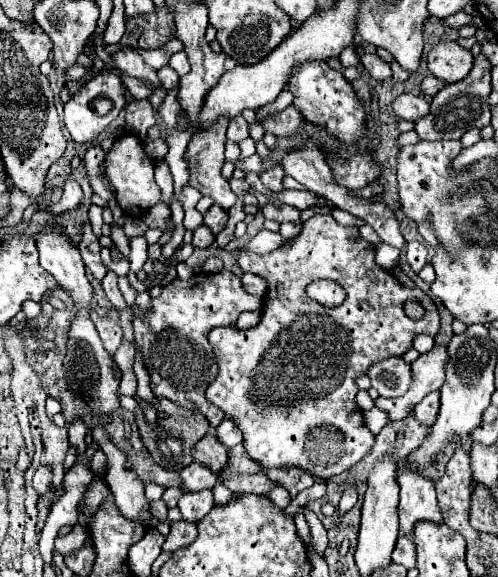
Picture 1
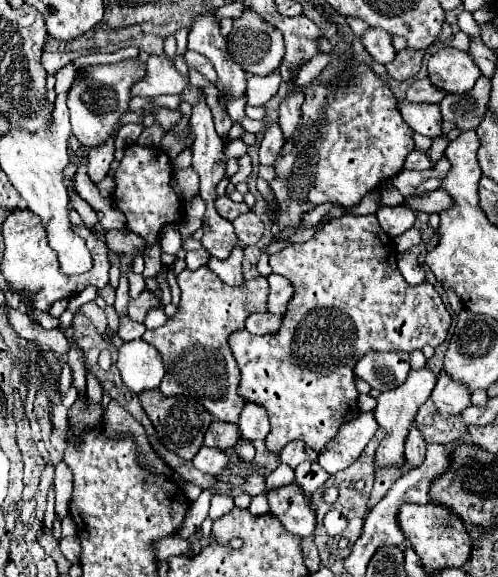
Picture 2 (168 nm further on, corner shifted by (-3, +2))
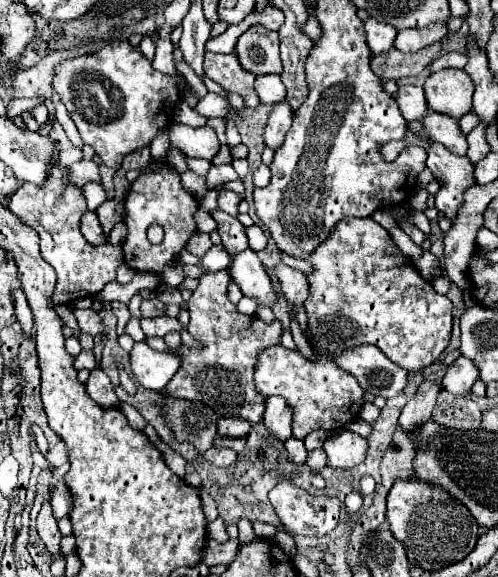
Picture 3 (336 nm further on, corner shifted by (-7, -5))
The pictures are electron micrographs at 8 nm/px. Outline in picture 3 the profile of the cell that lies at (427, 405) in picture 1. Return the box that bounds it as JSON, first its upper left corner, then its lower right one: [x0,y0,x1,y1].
[443,357,479,395]

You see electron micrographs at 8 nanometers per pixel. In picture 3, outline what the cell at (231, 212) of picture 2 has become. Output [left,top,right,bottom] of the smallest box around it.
[219,189,241,217]

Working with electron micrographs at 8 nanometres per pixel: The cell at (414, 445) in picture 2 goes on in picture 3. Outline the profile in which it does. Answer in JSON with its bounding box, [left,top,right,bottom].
[399,379,443,433]

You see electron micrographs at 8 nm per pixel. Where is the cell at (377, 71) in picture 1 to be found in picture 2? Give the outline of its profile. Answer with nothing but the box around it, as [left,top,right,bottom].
[361,28,395,64]

